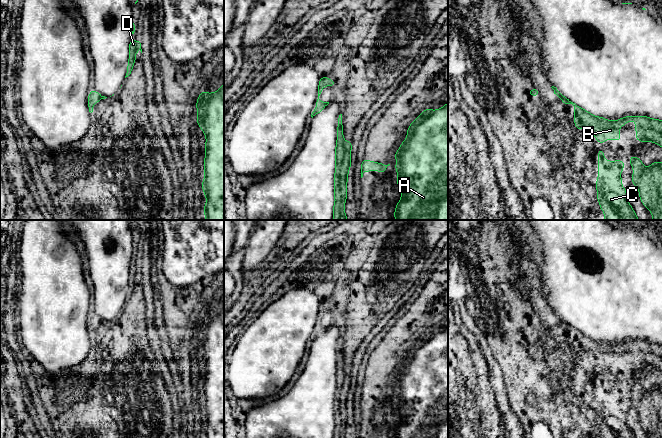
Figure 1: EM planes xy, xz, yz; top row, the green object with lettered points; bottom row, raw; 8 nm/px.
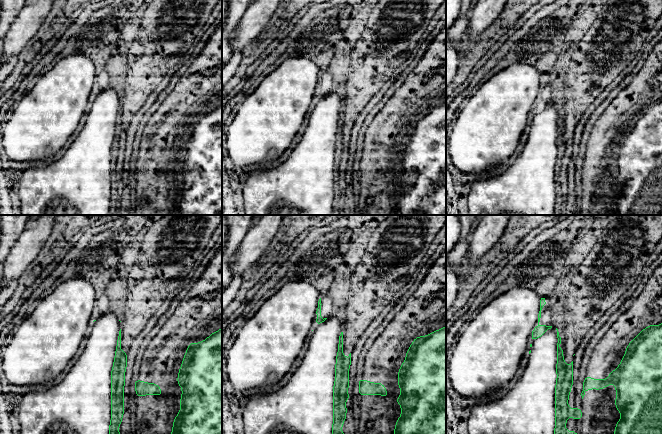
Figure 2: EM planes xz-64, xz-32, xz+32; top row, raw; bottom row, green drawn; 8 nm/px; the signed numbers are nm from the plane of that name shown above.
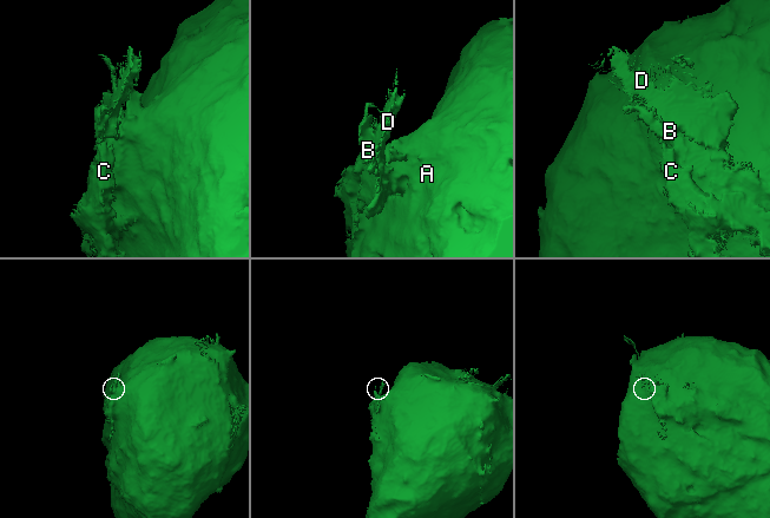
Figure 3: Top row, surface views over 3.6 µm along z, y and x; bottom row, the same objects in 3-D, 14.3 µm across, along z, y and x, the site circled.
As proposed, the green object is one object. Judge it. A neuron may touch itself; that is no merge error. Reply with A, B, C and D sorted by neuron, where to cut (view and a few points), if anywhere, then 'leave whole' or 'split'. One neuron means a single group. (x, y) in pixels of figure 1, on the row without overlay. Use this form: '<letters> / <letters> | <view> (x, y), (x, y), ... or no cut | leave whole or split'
A B C D | no cut | leave whole

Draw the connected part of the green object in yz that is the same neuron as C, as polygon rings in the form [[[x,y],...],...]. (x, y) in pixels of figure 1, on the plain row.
[[[598,373],[598,404],[595,407],[600,433],[604,435],[604,438],[635,438],[632,430],[627,425],[627,415],[622,410],[620,400],[625,387],[622,384],[605,385],[604,380],[604,375]]]

